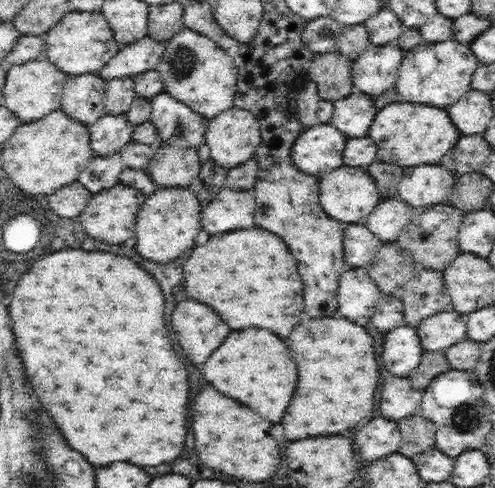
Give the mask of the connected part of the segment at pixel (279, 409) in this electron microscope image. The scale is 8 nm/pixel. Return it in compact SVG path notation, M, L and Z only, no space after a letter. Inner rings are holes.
M246 328L230 332L224 344L210 354L204 364L204 376L216 386L218 392L250 406L258 414L266 414L270 422L280 422L286 400L294 392L296 384L296 362L286 350L286 342L278 340L274 332L266 328ZM266 408L266 410L264 410Z

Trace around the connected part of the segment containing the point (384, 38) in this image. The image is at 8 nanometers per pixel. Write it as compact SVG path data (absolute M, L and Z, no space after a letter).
M381 10L379 14L370 17L365 22L366 31L370 36L370 44L378 47L393 44L398 46L398 38L401 35L403 26L399 18L390 10Z

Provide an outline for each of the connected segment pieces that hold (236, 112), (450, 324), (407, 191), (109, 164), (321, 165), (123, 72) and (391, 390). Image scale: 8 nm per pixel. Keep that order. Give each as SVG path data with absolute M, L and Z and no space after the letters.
M232 106L232 108L218 113L209 121L205 144L209 146L211 158L216 164L229 170L246 162L257 152L261 145L261 126L256 115L246 108Z
M455 309L440 312L422 321L417 328L421 348L426 351L441 351L466 340L467 326L464 315Z
M422 164L406 168L400 182L400 200L406 201L415 211L447 202L455 179L444 166Z
M119 153L110 156L94 156L87 167L80 172L78 182L84 184L94 196L104 189L120 184L120 174L123 169Z
M318 122L294 140L290 148L292 164L302 173L320 178L344 166L347 139L330 122L328 126Z
M146 36L119 50L106 65L96 72L106 84L116 78L134 79L143 72L152 70L164 55L165 46L163 42L150 39Z
M396 377L392 380L388 380L384 386L382 386L382 400L380 400L380 412L382 416L388 420L398 422L404 420L409 416L418 413L421 406L423 397L422 389L416 388L408 378Z

